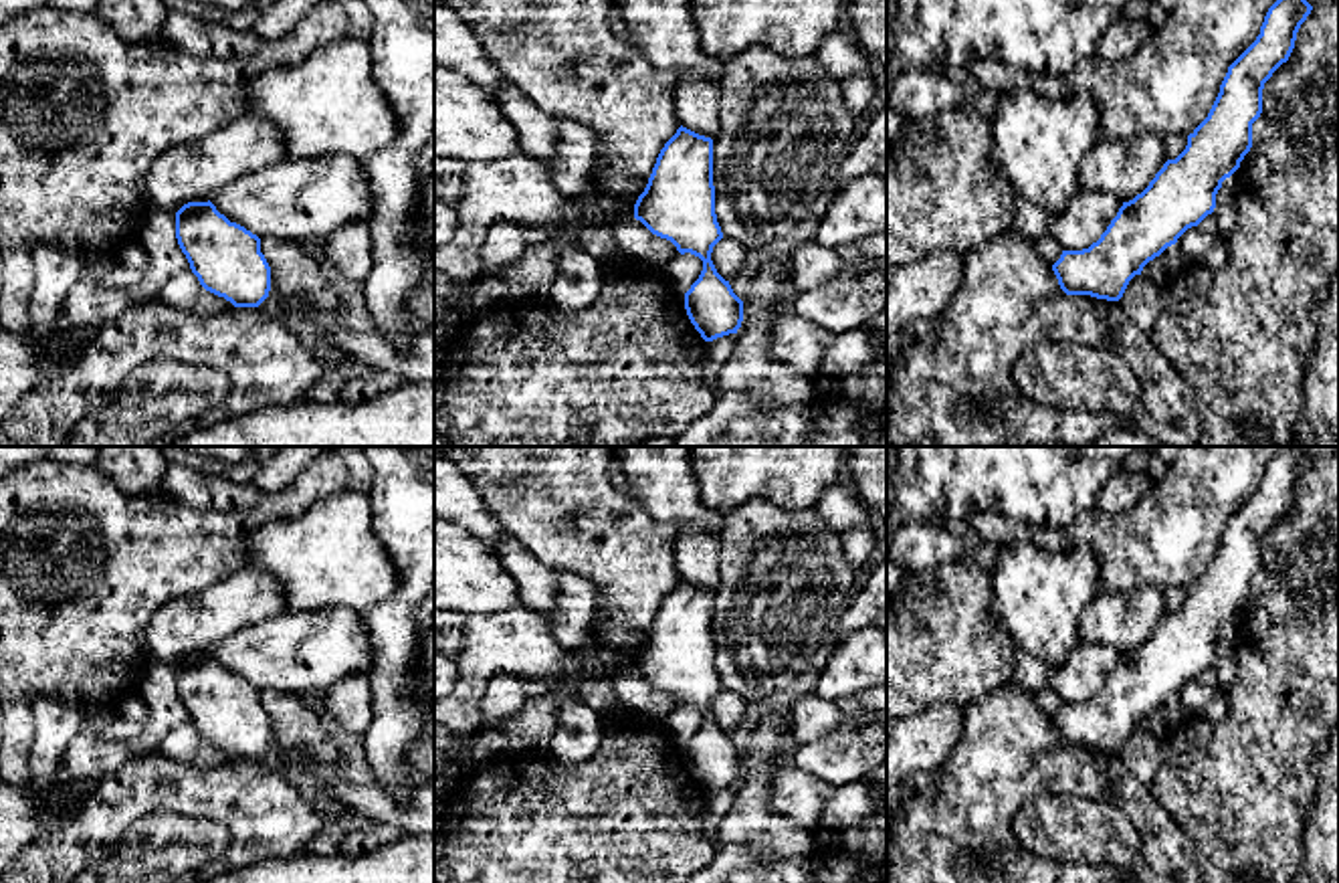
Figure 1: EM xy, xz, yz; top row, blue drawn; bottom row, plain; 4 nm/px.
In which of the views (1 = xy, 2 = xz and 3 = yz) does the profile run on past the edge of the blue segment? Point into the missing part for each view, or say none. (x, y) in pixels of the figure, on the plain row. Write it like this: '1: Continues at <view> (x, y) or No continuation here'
1: No continuation here
2: No continuation here
3: No continuation here

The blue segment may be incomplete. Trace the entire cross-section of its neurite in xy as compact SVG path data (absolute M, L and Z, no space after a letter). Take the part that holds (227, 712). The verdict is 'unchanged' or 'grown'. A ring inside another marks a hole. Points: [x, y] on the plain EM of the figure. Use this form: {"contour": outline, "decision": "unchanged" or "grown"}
{"contour": "M208 655L176 665L176 691L200 738L234 760L259 760L271 744L261 691Z", "decision": "unchanged"}

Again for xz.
{"contour": "M683 578L677 582L634 657L634 671L671 693L681 707L691 705L703 713L699 731L685 746L687 768L701 790L713 794L737 786L743 754L711 713L713 699L723 691L715 667L711 590Z", "decision": "unchanged"}

